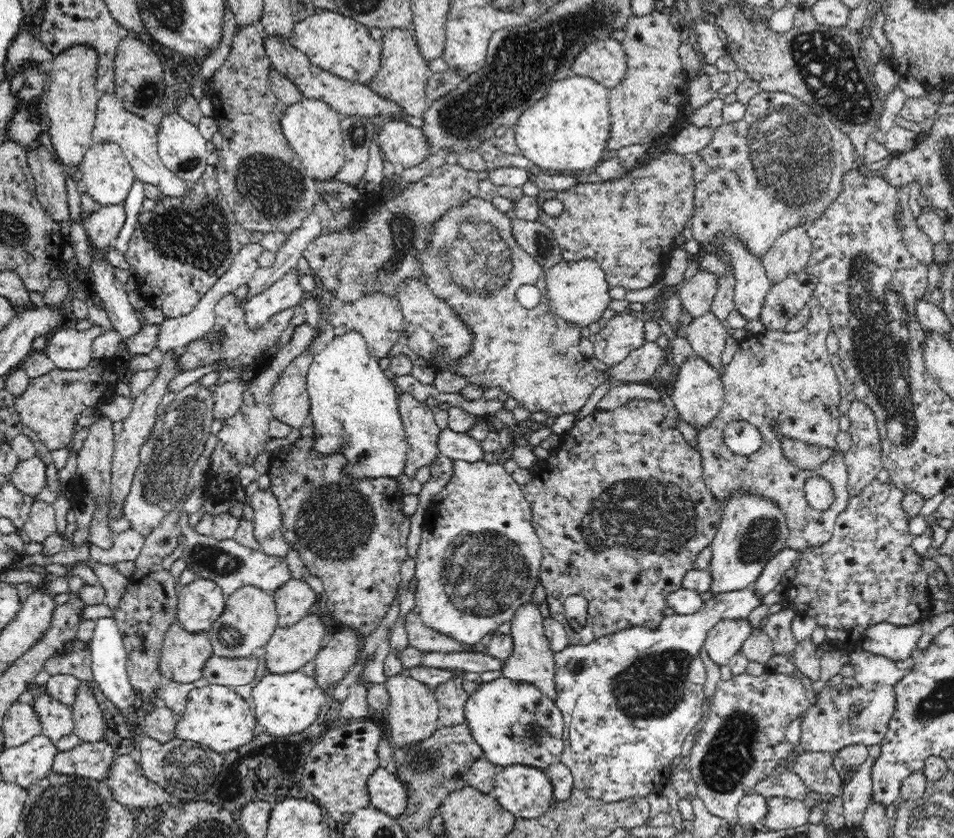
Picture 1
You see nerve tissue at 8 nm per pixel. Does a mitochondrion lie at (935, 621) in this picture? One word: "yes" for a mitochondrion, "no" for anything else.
no

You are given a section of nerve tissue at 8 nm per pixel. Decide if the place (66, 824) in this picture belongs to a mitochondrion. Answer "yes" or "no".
yes

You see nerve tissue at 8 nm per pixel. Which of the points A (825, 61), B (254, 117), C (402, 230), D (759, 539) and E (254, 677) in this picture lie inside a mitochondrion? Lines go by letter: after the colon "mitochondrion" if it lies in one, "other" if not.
A: mitochondrion
B: other
C: mitochondrion
D: mitochondrion
E: other

